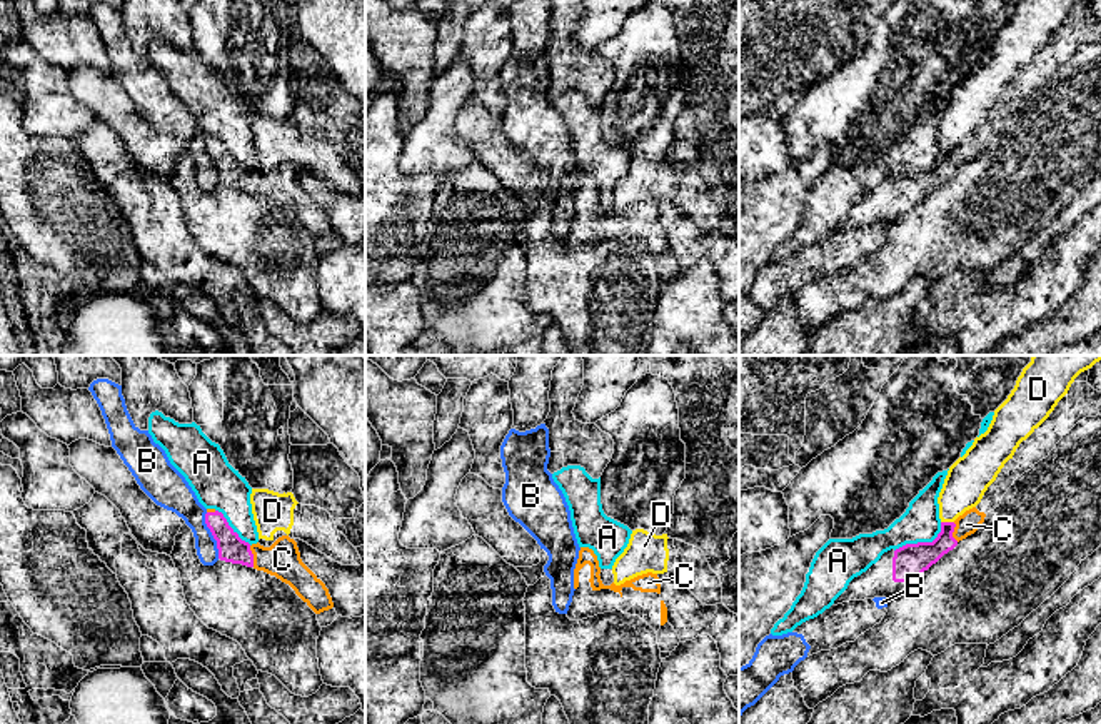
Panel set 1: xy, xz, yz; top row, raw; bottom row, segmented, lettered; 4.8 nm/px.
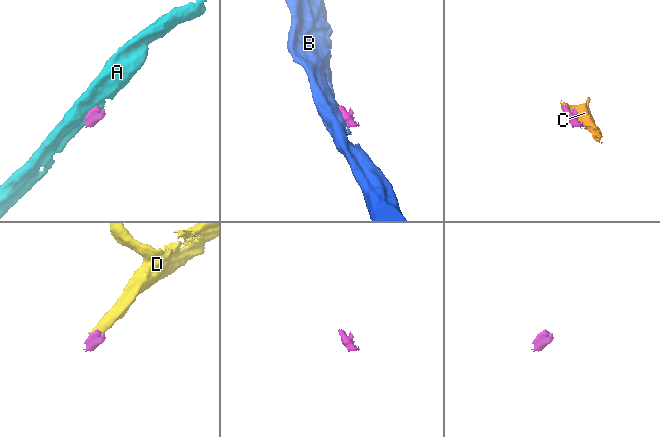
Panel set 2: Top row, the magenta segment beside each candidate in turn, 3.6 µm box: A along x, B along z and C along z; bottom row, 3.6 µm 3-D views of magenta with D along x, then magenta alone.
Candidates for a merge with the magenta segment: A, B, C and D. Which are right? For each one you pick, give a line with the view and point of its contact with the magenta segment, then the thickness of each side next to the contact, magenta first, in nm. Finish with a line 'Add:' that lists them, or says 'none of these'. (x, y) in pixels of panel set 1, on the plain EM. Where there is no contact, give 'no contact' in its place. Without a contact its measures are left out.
C: contact xy (252, 182); calibres 130 and 180 nm
Add: C

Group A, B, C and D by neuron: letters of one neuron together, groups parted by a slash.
A / B / C / D

